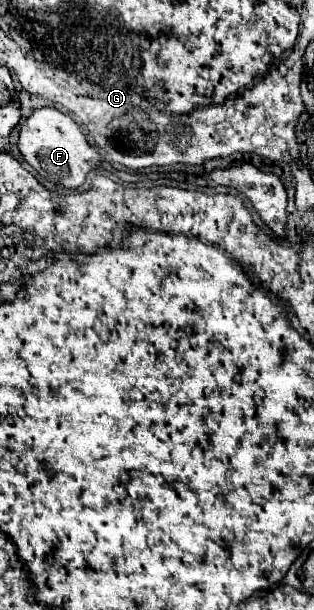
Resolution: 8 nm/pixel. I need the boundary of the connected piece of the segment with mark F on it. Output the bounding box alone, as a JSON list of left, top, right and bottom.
[18,108,100,188]

